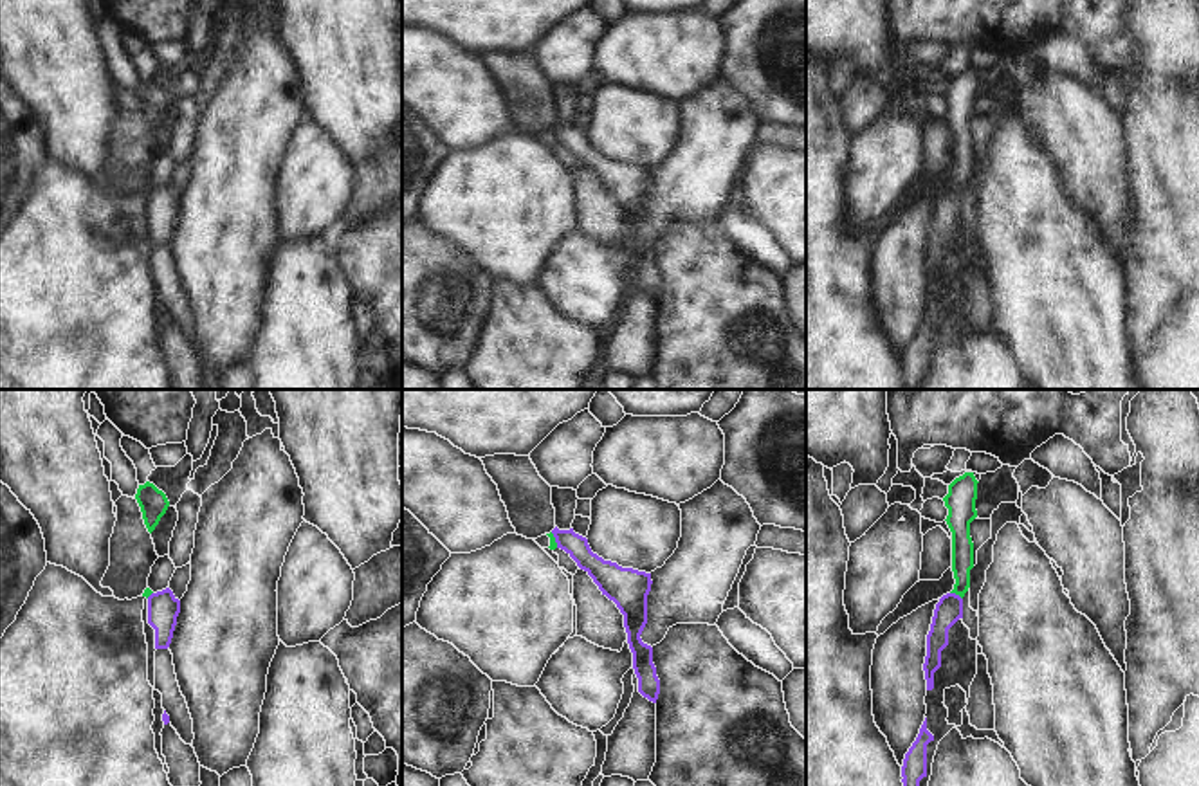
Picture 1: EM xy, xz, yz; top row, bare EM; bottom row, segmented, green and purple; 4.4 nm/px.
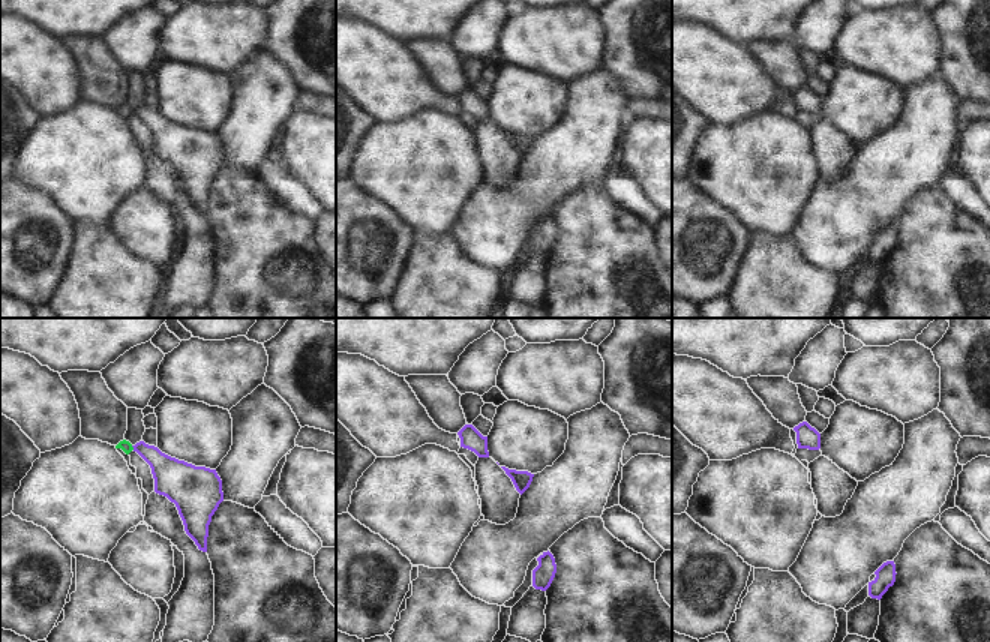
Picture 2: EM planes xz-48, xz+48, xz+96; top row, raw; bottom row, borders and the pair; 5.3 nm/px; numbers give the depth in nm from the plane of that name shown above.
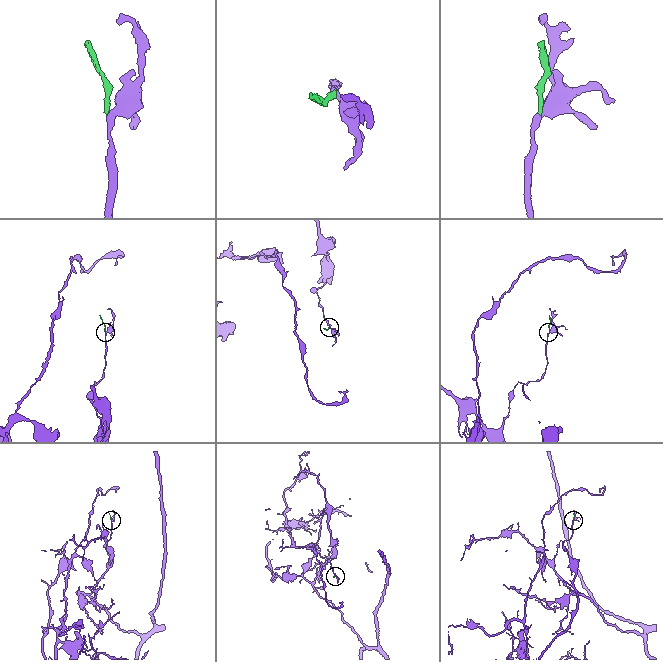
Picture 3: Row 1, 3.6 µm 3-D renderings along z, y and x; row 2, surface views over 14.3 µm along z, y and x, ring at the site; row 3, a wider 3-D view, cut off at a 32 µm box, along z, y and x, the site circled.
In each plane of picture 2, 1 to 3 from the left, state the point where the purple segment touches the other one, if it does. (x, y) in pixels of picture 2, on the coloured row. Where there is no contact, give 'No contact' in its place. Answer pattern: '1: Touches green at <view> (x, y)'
1: Touches green at xz-48 (132, 447)
2: No contact
3: No contact.

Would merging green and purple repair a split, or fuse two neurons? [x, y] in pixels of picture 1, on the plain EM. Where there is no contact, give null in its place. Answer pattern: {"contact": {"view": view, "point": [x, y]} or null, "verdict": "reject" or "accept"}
{"contact": {"view": "yz", "point": [956, 190]}, "verdict": "reject"}

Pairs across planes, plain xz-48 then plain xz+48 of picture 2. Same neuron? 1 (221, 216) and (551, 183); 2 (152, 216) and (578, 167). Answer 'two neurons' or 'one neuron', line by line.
1: two neurons
2: one neuron

